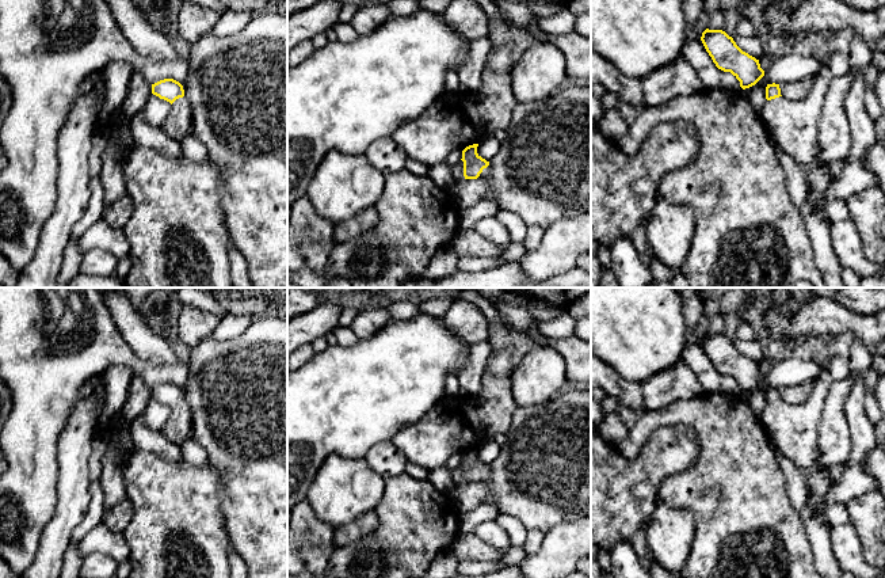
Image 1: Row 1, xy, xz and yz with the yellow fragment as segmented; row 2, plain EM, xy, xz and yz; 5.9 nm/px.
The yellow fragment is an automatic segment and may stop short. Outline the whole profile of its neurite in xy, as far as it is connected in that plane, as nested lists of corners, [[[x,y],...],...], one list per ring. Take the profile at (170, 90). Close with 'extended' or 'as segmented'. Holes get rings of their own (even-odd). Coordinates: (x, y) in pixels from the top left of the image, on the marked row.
[[[164,79],[152,84],[152,94],[171,103],[167,119],[160,126],[178,142],[192,130],[191,104],[184,96],[183,85],[173,79]]]; extended

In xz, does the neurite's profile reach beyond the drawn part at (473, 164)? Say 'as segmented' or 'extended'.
extended

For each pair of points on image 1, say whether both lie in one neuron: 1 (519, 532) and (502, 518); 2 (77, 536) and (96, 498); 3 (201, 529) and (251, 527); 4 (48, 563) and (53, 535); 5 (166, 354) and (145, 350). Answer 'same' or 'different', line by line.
1: same
2: same
3: different
4: same
5: same

